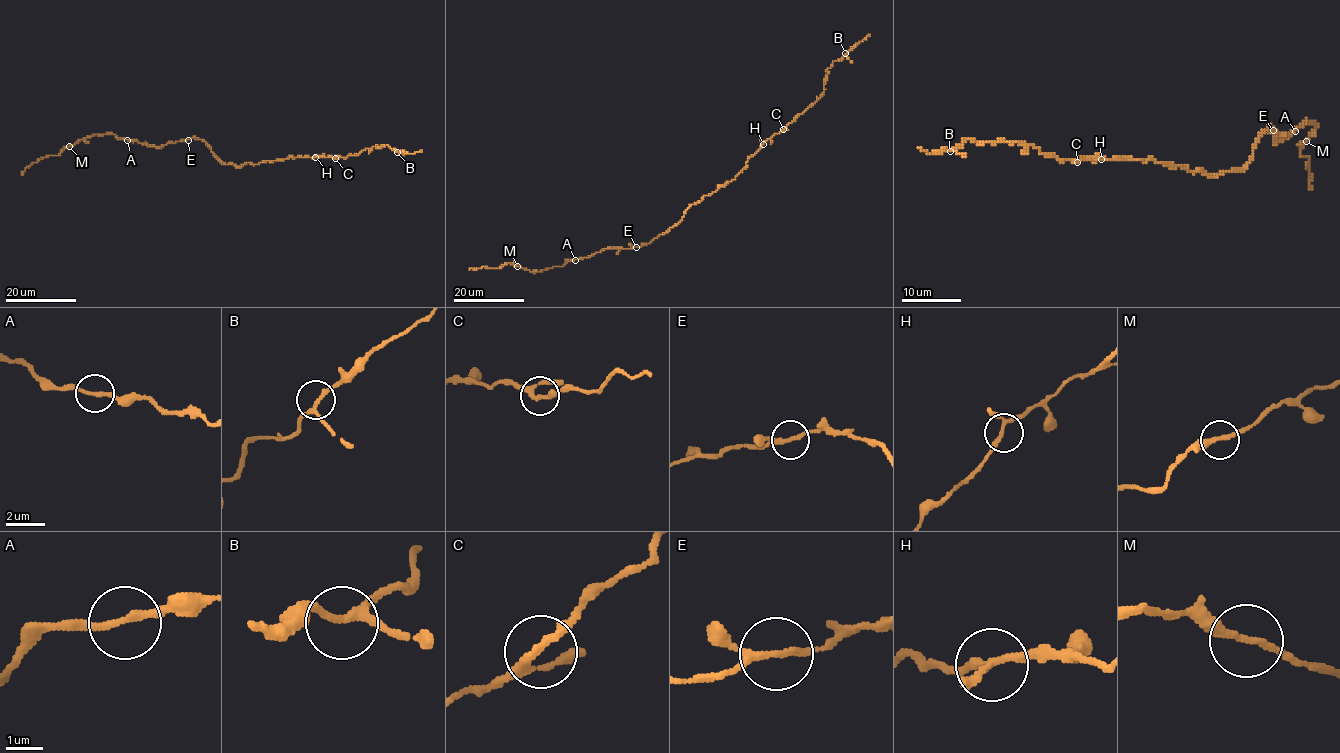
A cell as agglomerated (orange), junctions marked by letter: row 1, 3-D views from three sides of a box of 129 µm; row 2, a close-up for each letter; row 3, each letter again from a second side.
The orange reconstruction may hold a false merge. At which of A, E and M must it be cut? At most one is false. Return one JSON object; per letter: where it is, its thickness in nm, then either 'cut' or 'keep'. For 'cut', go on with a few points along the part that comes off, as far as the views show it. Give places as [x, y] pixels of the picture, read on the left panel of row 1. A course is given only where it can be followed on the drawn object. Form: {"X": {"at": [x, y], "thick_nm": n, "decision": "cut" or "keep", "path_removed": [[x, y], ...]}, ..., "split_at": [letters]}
{"A": {"at": [127, 140], "thick_nm": 190, "decision": "keep"}, "E": {"at": [188, 140], "thick_nm": 180, "decision": "keep"}, "M": {"at": [69, 146], "thick_nm": 200, "decision": "keep"}, "split_at": []}

